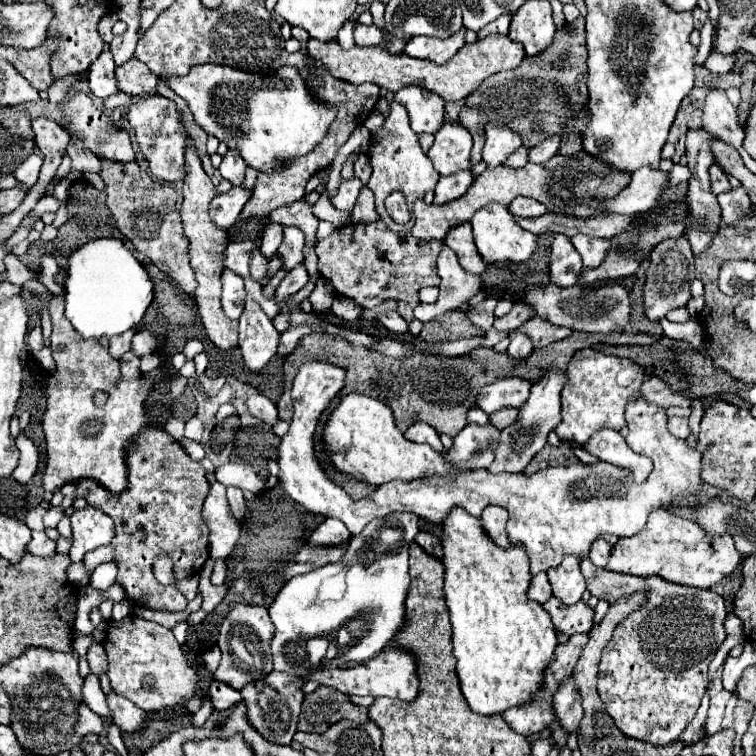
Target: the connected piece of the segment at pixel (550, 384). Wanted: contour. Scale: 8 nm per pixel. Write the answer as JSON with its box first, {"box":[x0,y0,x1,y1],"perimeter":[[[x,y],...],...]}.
{"box":[489,369,567,473],"perimeter":[[[551,369],[545,377],[541,377],[533,387],[531,387],[531,395],[529,399],[523,403],[521,411],[519,411],[519,419],[501,431],[501,443],[495,451],[495,461],[491,463],[489,471],[491,473],[501,473],[501,471],[509,471],[509,473],[521,473],[529,461],[535,457],[535,453],[539,453],[543,449],[543,445],[547,443],[547,435],[551,429],[555,429],[561,423],[561,401],[559,401],[559,393],[565,385],[567,377],[563,371],[555,371]]]}

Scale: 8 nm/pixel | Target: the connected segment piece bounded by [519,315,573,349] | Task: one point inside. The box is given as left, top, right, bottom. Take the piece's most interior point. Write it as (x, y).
(542, 332)

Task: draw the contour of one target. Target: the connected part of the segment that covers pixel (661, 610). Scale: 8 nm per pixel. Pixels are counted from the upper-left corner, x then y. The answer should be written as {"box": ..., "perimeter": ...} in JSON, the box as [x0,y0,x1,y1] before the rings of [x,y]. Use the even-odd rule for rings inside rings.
{"box":[581,557,727,745],"perimeter":[[[587,557],[581,559],[581,573],[587,581],[587,591],[597,595],[599,599],[607,599],[613,603],[615,599],[629,595],[637,589],[649,589],[647,605],[641,611],[635,611],[627,619],[623,619],[615,631],[611,641],[603,649],[603,657],[599,663],[599,695],[607,707],[607,713],[613,717],[615,725],[627,735],[653,745],[667,745],[675,741],[691,719],[697,715],[701,697],[707,687],[707,667],[725,639],[723,621],[727,617],[723,597],[711,589],[687,587],[667,583],[661,577],[633,577],[623,573],[613,573],[607,569],[595,567]]]}

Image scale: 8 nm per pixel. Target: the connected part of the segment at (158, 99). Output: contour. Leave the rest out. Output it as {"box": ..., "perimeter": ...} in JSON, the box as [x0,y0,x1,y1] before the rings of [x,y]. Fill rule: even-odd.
{"box":[129,95,185,181],"perimeter":[[[151,95],[147,99],[137,99],[129,113],[129,123],[137,135],[137,143],[141,147],[143,157],[149,161],[151,173],[157,179],[163,181],[181,181],[185,177],[185,161],[183,161],[183,151],[185,151],[185,129],[181,123],[181,115],[175,109],[175,103],[161,97],[161,95]]]}

